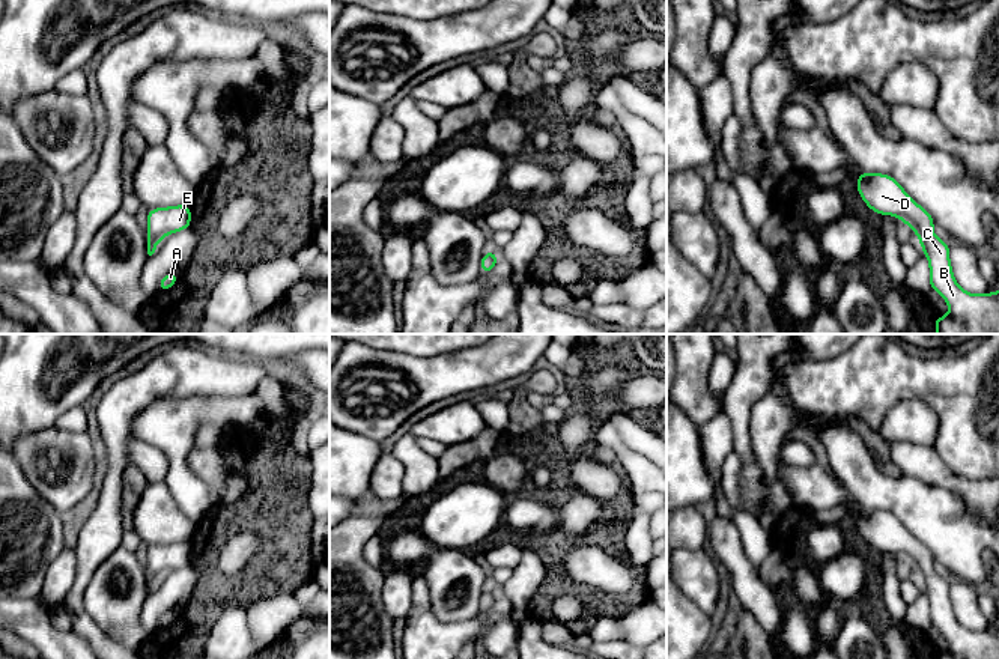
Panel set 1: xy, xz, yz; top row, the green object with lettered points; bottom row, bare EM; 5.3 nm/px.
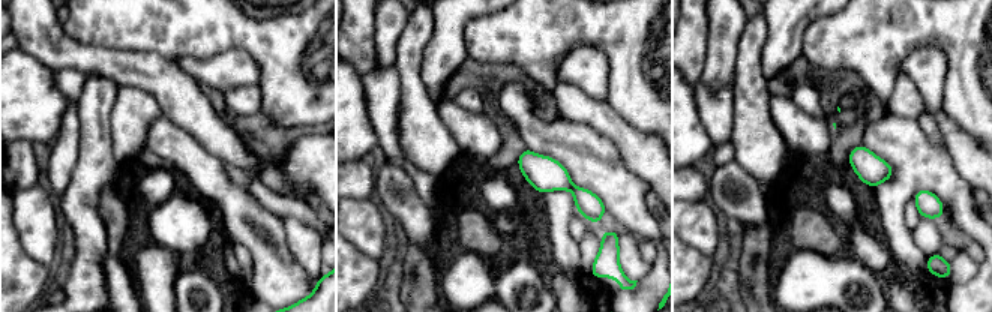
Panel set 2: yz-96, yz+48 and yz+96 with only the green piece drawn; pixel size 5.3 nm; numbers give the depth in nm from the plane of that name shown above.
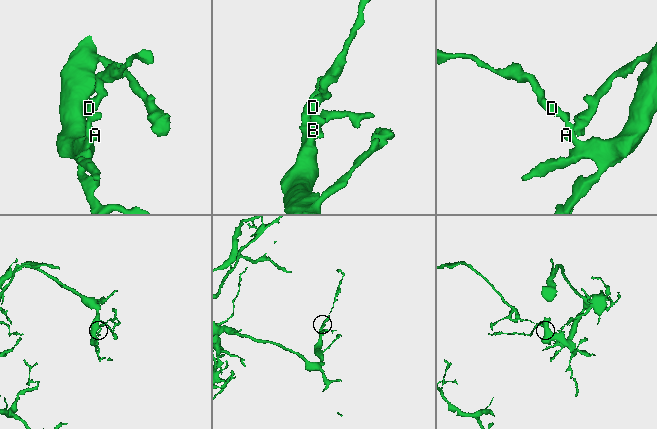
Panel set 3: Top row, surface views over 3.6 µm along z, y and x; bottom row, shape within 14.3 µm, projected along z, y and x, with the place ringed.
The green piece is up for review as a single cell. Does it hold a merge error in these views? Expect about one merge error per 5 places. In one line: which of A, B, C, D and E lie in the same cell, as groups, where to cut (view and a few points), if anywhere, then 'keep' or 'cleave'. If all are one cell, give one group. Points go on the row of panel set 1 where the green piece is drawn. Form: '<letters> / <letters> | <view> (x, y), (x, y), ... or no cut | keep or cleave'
A B C D E | no cut | keep

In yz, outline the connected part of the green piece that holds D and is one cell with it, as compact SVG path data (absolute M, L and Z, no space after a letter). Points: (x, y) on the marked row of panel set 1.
M859 173L856 182L861 199L870 211L879 215L894 215L906 223L919 238L921 248L930 265L930 289L939 292L951 311L948 316L940 316L933 320L936 334L999 334L999 290L994 293L973 295L963 290L954 278L949 260L949 244L933 235L933 217L889 175L882 173Z

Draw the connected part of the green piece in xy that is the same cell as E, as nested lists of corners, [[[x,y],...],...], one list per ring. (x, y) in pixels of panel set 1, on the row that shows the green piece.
[[[188,205],[147,209],[147,254],[155,253],[164,236],[188,227],[191,227],[191,208]]]

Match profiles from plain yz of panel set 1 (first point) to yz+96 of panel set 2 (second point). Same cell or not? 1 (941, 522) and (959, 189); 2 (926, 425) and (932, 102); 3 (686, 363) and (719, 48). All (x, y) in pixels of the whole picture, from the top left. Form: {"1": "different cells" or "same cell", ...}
{"1": "same cell", "2": "same cell", "3": "different cells"}

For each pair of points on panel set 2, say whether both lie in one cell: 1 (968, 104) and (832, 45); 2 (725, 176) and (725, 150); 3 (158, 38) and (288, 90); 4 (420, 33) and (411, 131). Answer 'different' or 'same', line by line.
1: same
2: different
3: same
4: same

